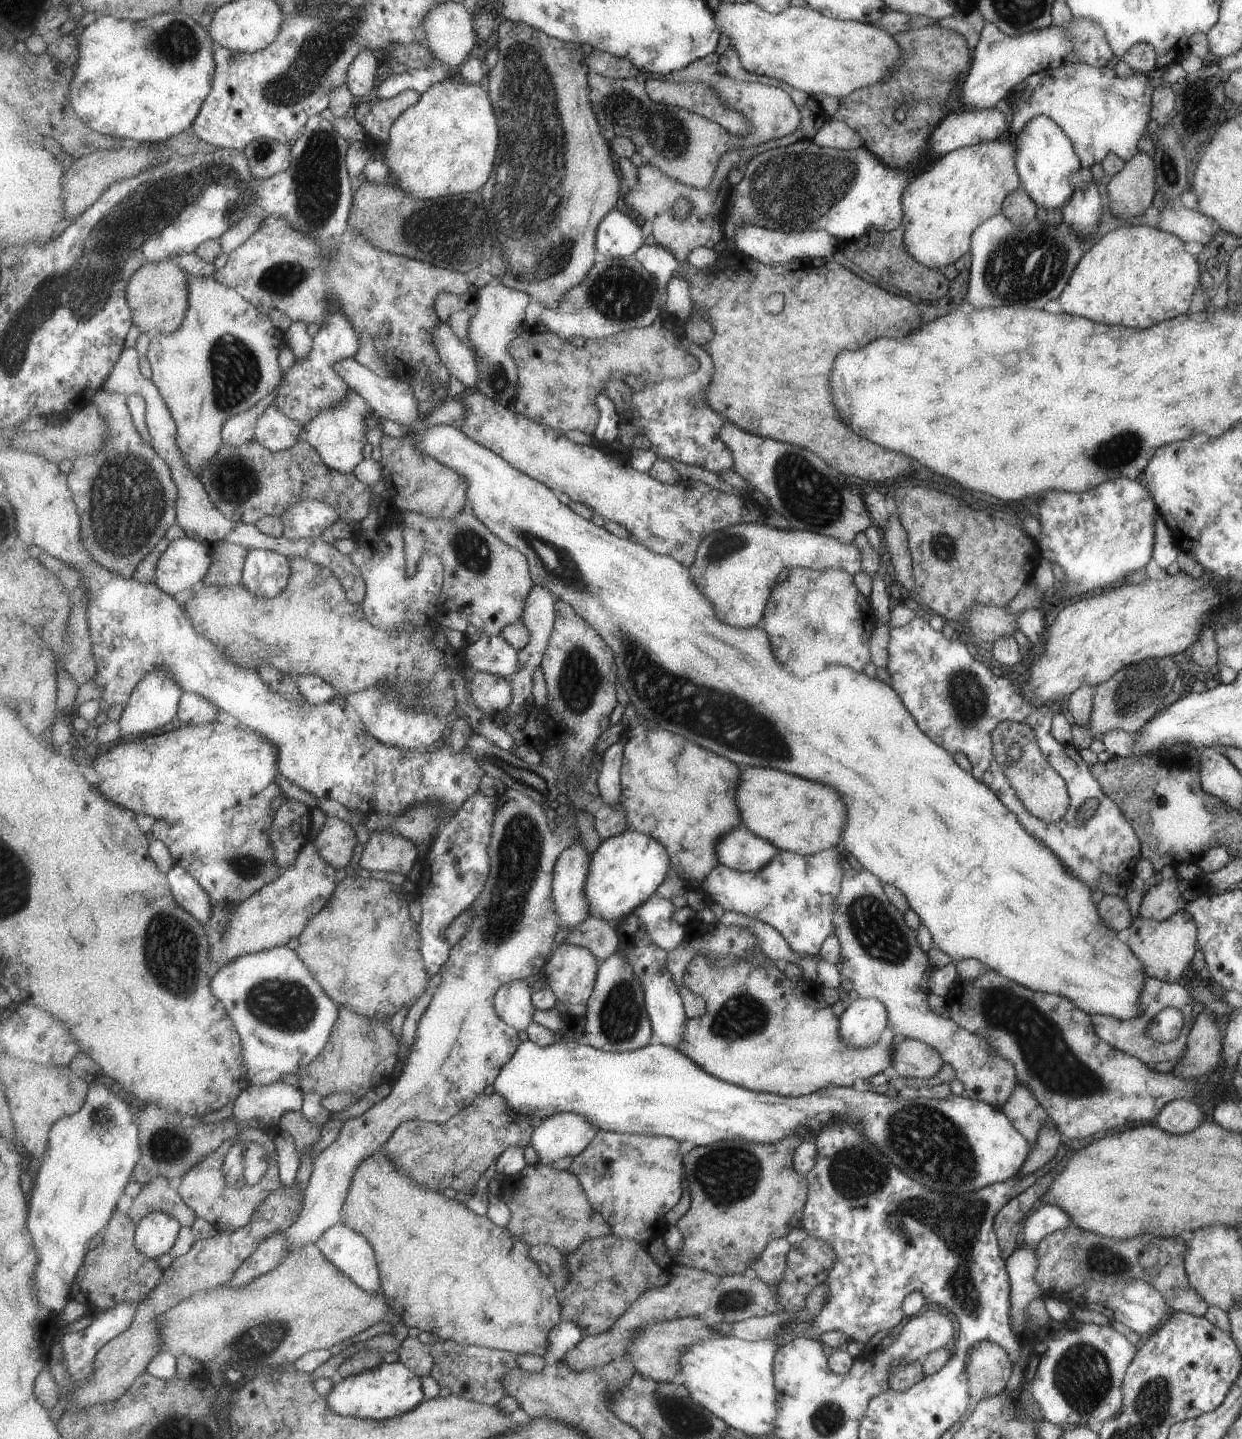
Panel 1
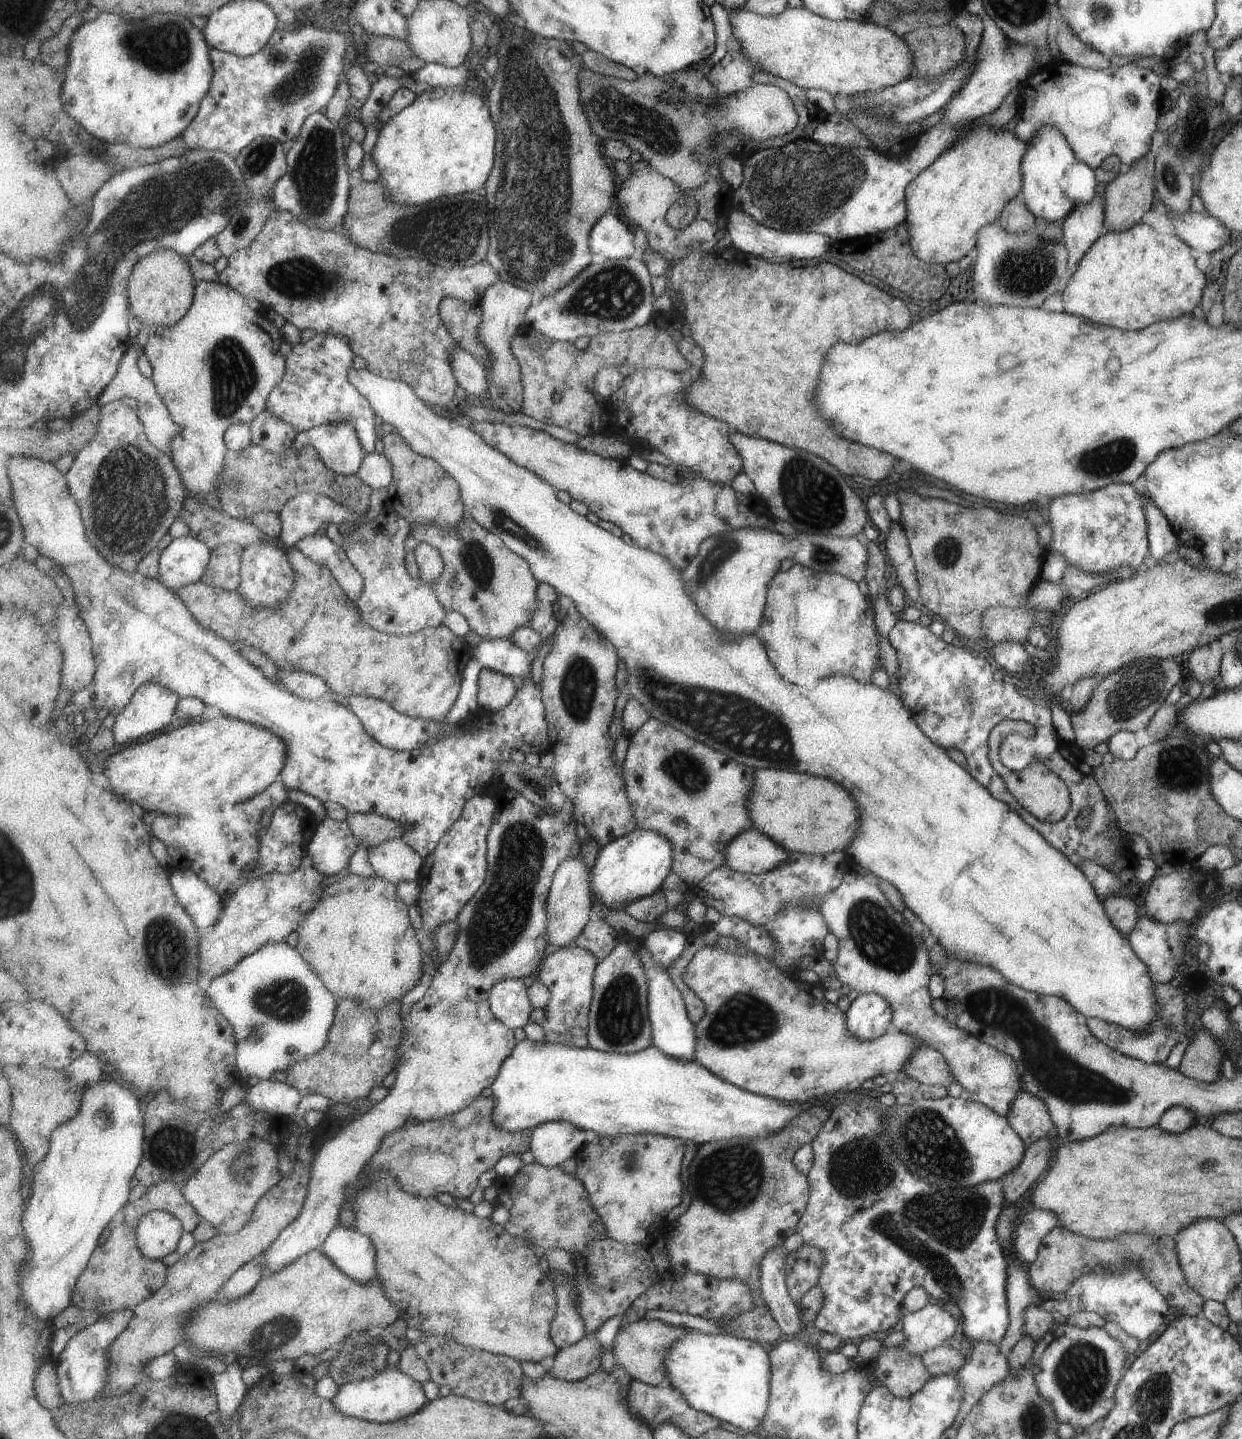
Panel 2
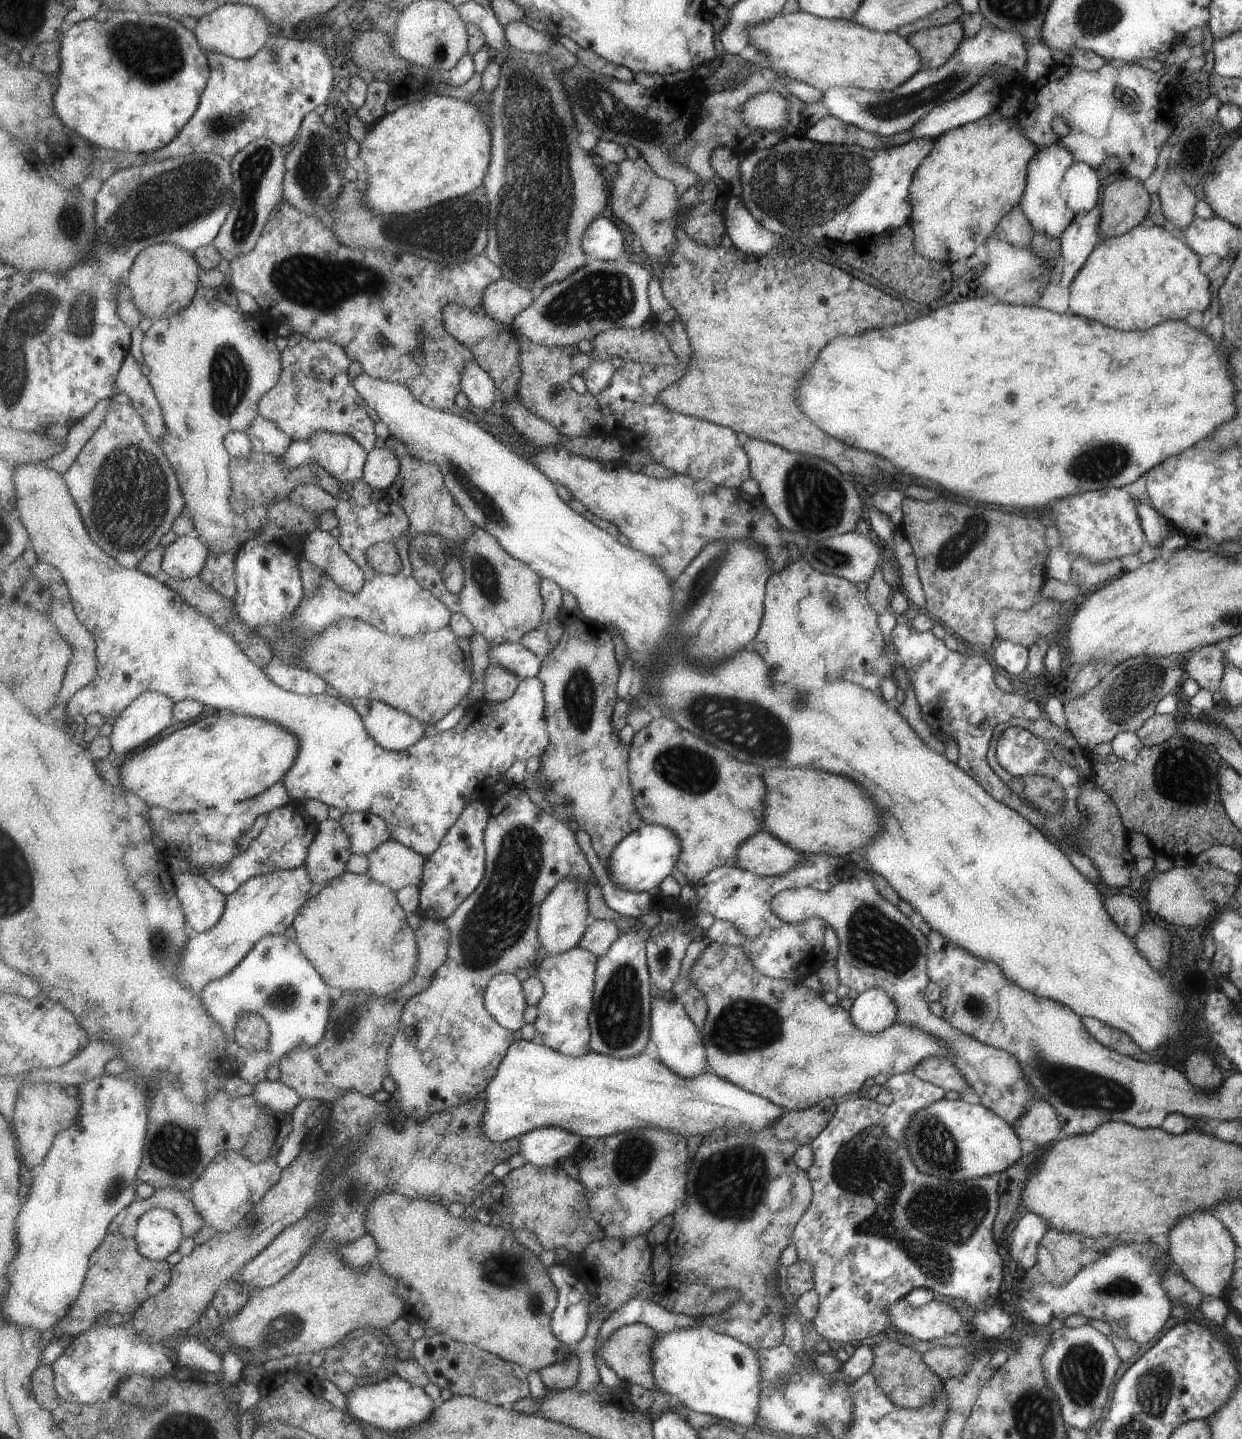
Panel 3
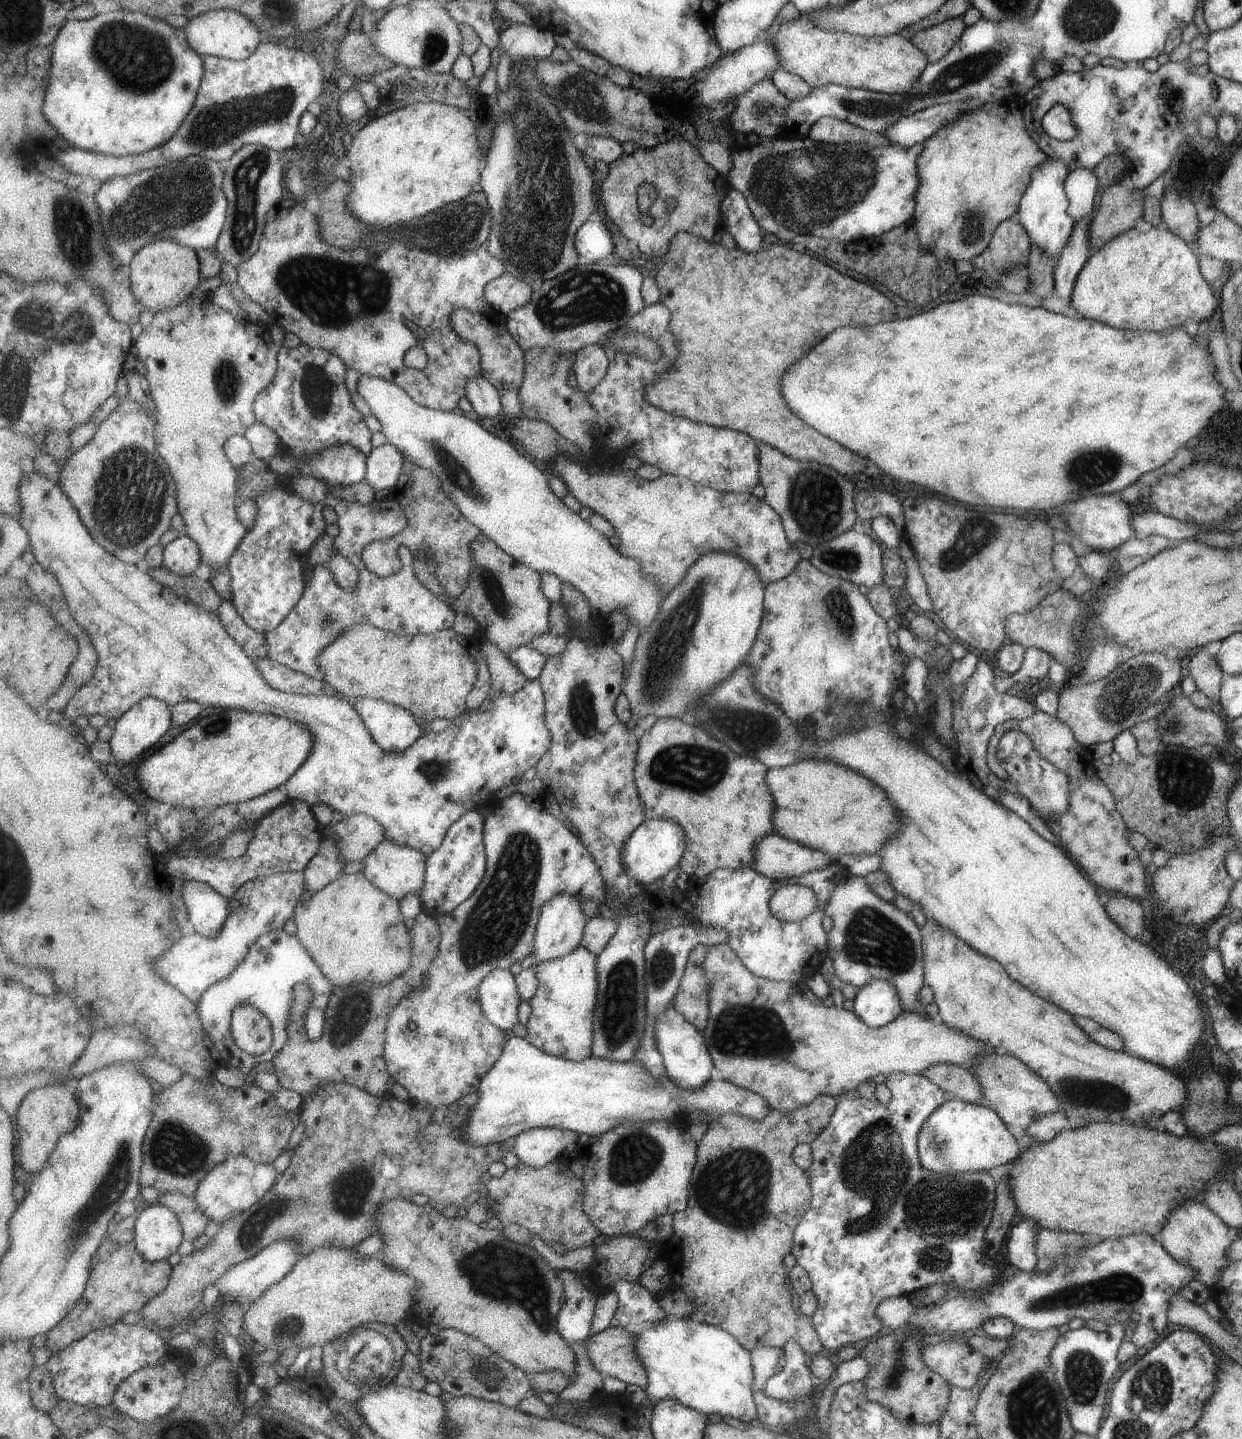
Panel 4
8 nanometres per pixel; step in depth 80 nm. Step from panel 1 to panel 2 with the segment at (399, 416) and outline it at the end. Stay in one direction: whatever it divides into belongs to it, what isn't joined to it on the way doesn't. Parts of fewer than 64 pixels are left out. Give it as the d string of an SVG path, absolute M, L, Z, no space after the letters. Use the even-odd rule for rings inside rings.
M367 366L364 369L349 367L348 377L349 380L357 387L357 390L360 390L361 394L364 394L364 397L369 399L369 402L373 405L376 414L379 415L385 423L390 423L397 428L399 434L407 440L415 452L435 459L459 483L462 492L462 499L466 504L468 512L467 517L472 516L479 524L481 524L481 526L484 526L487 530L493 531L496 535L499 535L503 539L503 542L505 542L511 550L514 550L517 554L520 554L523 558L526 558L532 567L533 574L538 578L540 583L549 583L553 588L557 589L558 593L573 599L576 602L579 612L590 623L593 623L597 627L597 630L600 630L601 634L606 635L606 637L617 647L620 660L626 665L629 696L633 696L639 700L639 702L641 702L641 704L643 704L643 706L649 711L651 717L655 717L657 720L660 720L665 724L669 724L669 726L674 726L677 730L684 732L692 739L695 739L700 743L705 743L711 748L715 748L717 752L725 753L729 758L732 758L745 766L753 766L753 768L759 769L783 769L790 771L799 770L799 772L807 772L807 774L817 774L817 776L821 776L821 778L833 778L833 782L841 782L841 786L845 786L847 790L853 790L853 798L857 798L856 806L861 806L861 830L859 830L858 826L855 837L848 842L847 846L845 846L843 850L846 854L849 854L849 856L851 856L857 864L859 864L859 869L875 875L879 880L886 880L897 889L897 892L901 895L905 906L909 908L909 910L916 915L916 918L919 918L924 926L929 929L929 932L936 938L936 942L944 949L947 955L950 954L956 959L967 961L969 963L975 963L976 965L987 965L988 967L993 968L997 966L997 970L1001 970L1001 974L1005 974L1005 978L1009 978L1009 982L1013 982L1015 986L1021 986L1023 990L1031 990L1031 992L1035 992L1035 994L1053 994L1053 996L1065 998L1065 1000L1067 1000L1067 1002L1069 1002L1069 1004L1071 1004L1077 1012L1085 1014L1086 1018L1089 1016L1095 1016L1095 1018L1101 1018L1101 1020L1104 1020L1105 1022L1115 1023L1119 1026L1125 1027L1126 1029L1135 1031L1137 1034L1146 1033L1149 1028L1151 1028L1152 1022L1157 1020L1157 1018L1161 1018L1161 1015L1159 1014L1159 1003L1156 1002L1155 983L1148 974L1148 968L1145 966L1144 962L1141 962L1141 959L1137 958L1137 955L1133 952L1132 947L1129 946L1127 936L1121 934L1121 932L1112 925L1112 922L1109 920L1108 916L1103 914L1104 906L1101 906L1101 902L1097 900L1097 894L1093 892L1093 888L1091 888L1091 884L1087 882L1087 878L1085 878L1085 876L1083 876L1077 868L1075 868L1075 865L1072 862L1068 861L1068 858L1065 858L1065 855L1061 851L1053 848L1053 846L1051 846L1051 844L1049 844L1049 842L1047 842L1041 834L1037 834L1037 831L1033 830L1032 827L1030 827L1028 823L1026 823L1024 819L1016 813L1016 811L1011 810L1004 802L1001 802L1000 799L993 798L993 795L989 794L989 791L985 790L985 787L982 787L976 779L969 776L969 774L967 774L961 766L957 766L955 762L951 762L951 760L947 758L947 754L945 754L945 749L935 746L932 739L923 733L920 727L917 726L915 719L912 717L908 709L904 706L904 703L902 703L894 693L888 691L887 689L880 688L873 683L864 683L847 675L831 675L829 678L825 676L823 680L819 680L819 684L815 684L815 686L813 686L813 688L809 688L809 690L807 690L807 688L801 688L801 686L795 686L795 684L789 684L789 682L783 682L783 678L777 674L777 670L769 664L769 654L767 654L767 650L765 650L763 642L761 642L755 634L749 634L749 636L743 636L743 638L725 637L725 634L720 633L720 630L712 622L705 620L705 616L701 614L701 610L697 608L697 604L693 602L693 598L691 598L691 596L687 596L685 584L683 584L683 580L681 580L681 572L679 572L677 568L673 568L673 563L669 562L670 558L664 557L662 554L653 552L652 550L643 548L635 542L625 542L622 537L618 537L616 534L605 530L603 527L593 524L591 520L587 520L585 515L579 514L576 510L573 510L573 507L570 504L564 504L561 500L559 500L559 498L557 498L557 489L552 484L549 484L545 479L542 479L533 471L518 465L512 458L509 458L498 448L492 447L479 433L469 427L467 422L457 418L452 419L449 418L449 416L446 417L435 414L435 412L429 408L429 404L417 394L417 391L408 382L385 378L384 376L375 374L372 370L369 370ZM725 702L735 702L735 710L739 710L739 712L735 712L735 710L727 708L727 706L725 706Z

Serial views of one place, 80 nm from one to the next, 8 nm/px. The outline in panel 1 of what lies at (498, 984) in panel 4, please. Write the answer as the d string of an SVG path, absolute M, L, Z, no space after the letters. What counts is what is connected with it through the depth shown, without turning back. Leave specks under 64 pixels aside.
M514 980L501 986L496 992L496 1011L513 1028L526 1031L533 1022L536 1006L533 1004L533 989L525 980Z

